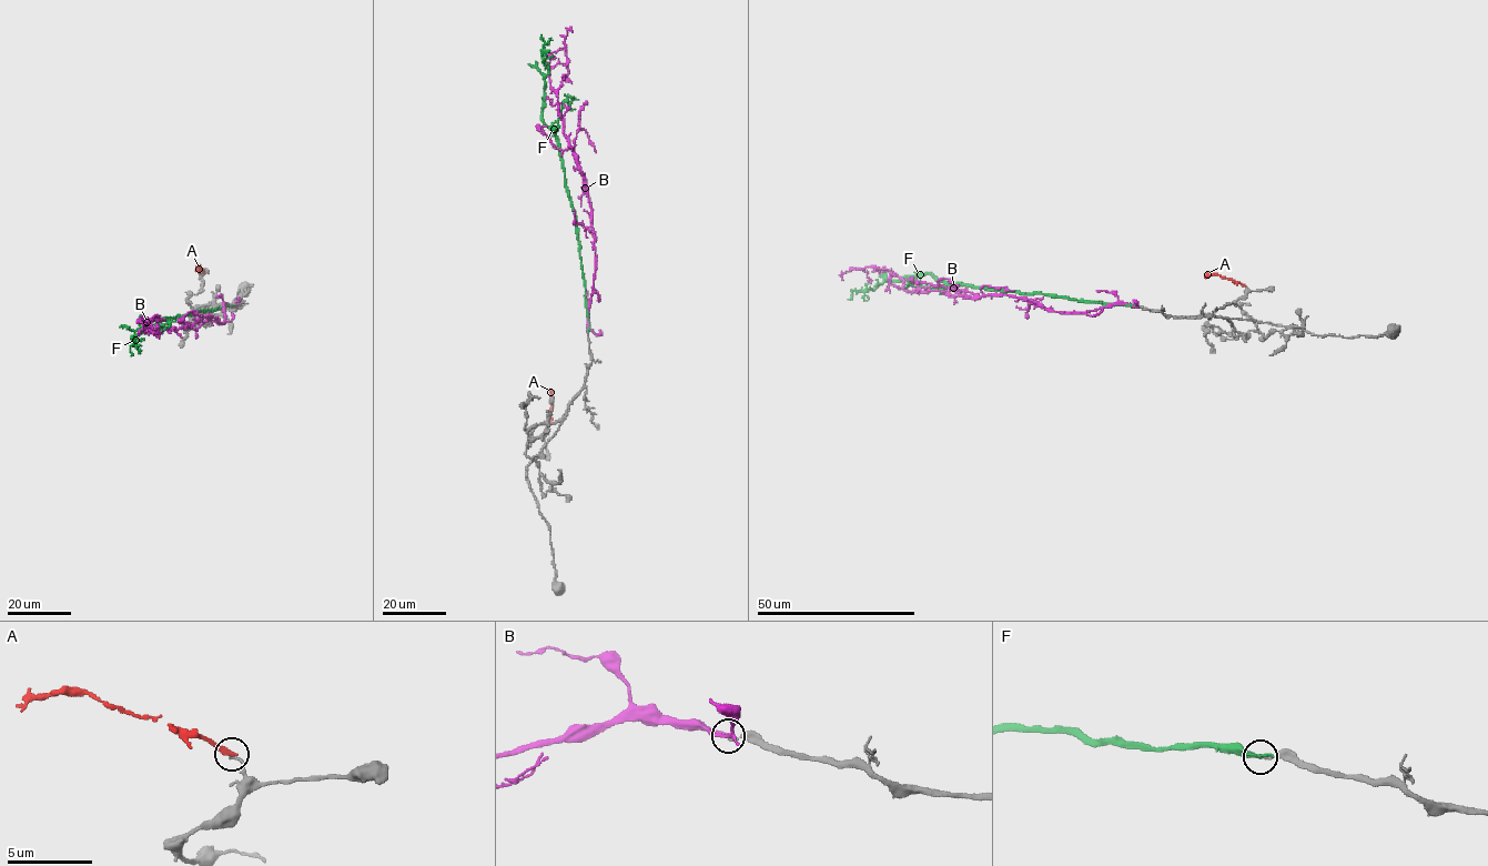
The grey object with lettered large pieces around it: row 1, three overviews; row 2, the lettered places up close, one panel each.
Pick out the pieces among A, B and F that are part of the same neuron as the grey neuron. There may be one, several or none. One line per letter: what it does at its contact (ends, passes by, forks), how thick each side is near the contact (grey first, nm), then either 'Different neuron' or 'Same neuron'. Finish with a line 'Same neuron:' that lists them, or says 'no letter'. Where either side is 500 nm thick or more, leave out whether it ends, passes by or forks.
A: It ends there. Thickness 130 nm (grey) against 240 nm. Different neuron
B: It ends there. Thickness 160 nm (grey) against 220 nm. Different neuron
F: It ends there. Thickness 170 nm (grey) against 280 nm. Same neuron
Same neuron: F

